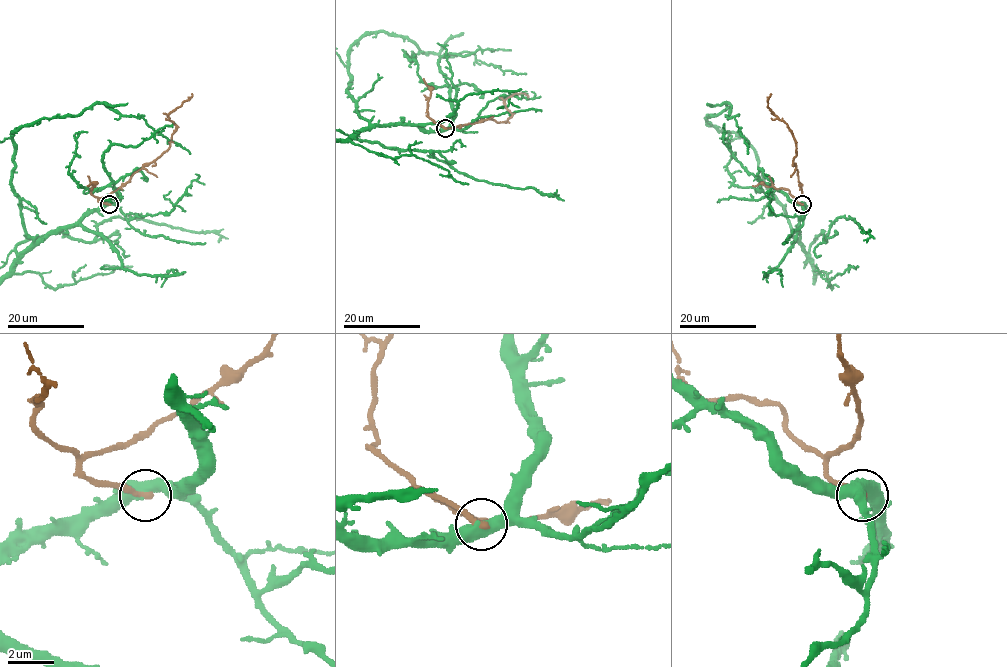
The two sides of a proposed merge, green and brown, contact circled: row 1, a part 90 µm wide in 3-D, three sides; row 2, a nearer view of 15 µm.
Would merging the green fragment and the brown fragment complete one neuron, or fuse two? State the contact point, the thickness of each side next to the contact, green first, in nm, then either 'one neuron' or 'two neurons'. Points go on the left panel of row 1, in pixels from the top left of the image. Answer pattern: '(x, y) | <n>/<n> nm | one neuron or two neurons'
(109, 204) | 500/280 nm | two neurons

